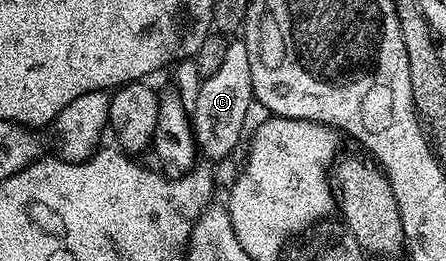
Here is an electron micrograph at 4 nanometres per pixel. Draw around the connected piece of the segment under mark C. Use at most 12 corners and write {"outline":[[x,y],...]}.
{"outline":[[245,40],[192,102],[203,154],[226,157],[242,141],[254,101]]}

